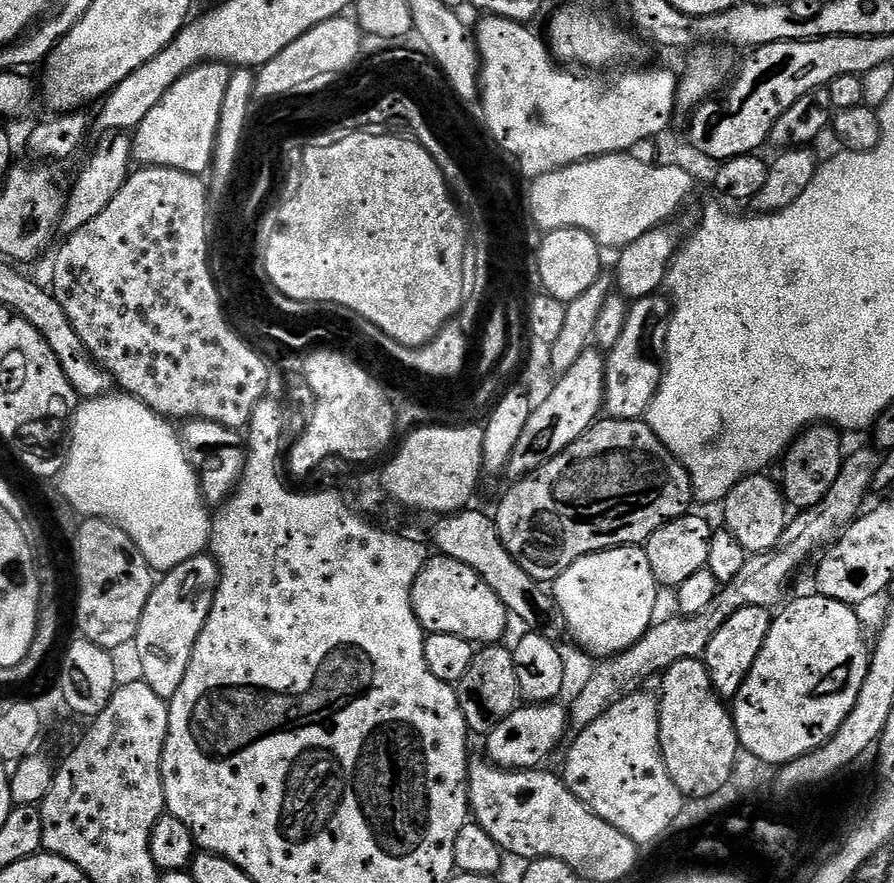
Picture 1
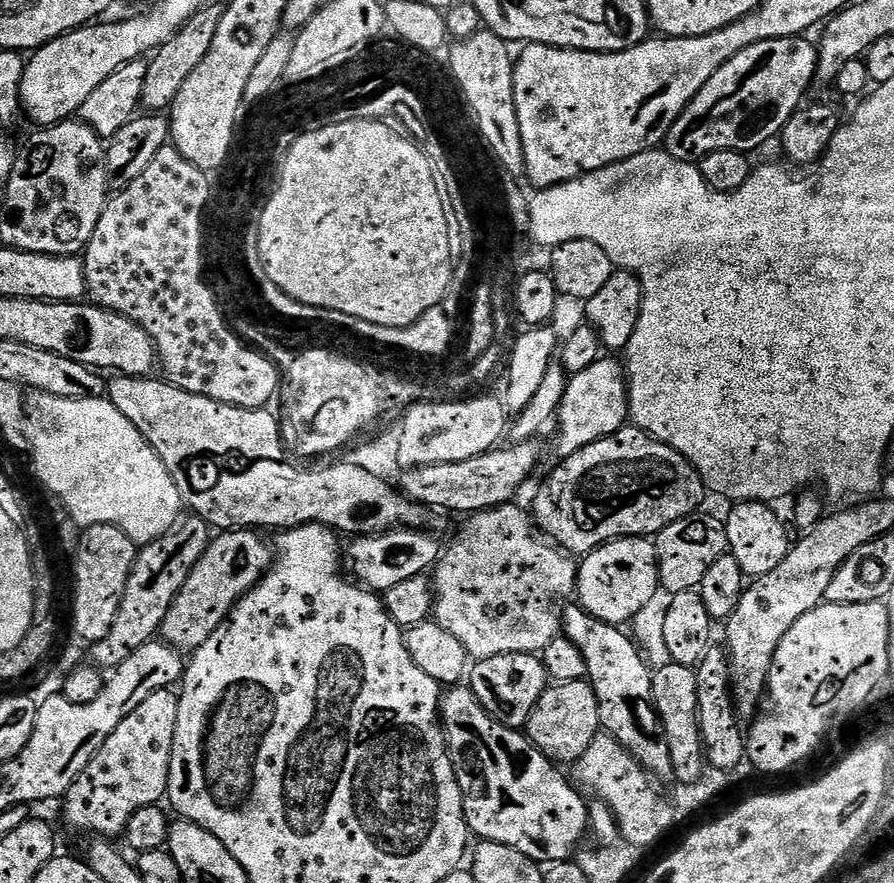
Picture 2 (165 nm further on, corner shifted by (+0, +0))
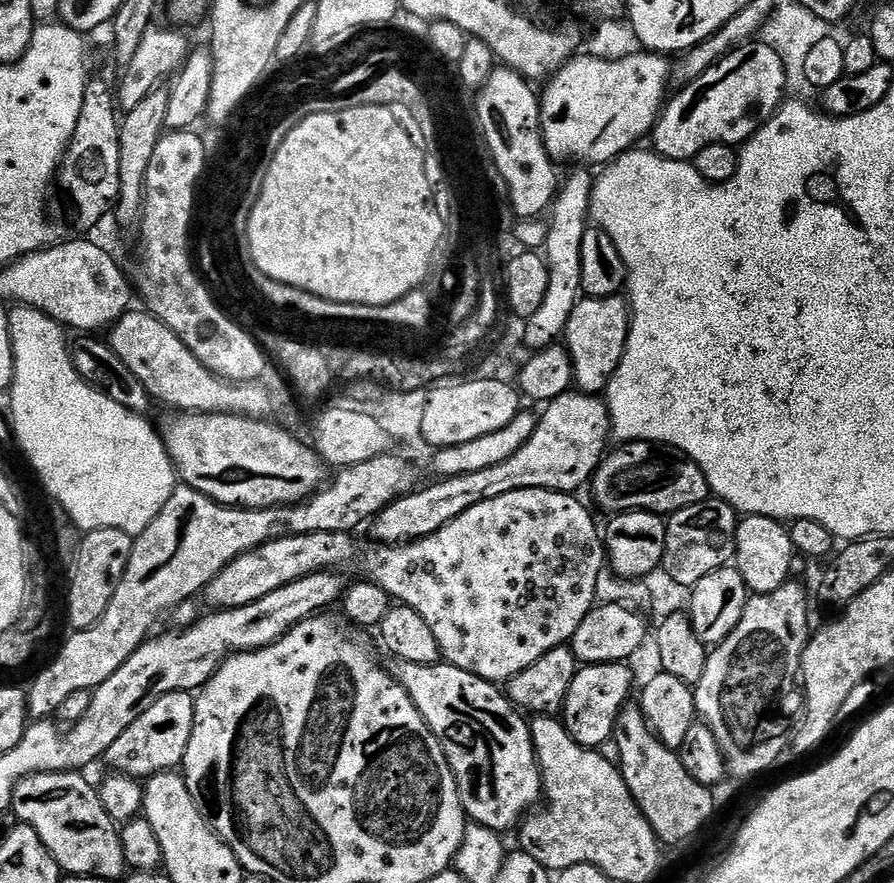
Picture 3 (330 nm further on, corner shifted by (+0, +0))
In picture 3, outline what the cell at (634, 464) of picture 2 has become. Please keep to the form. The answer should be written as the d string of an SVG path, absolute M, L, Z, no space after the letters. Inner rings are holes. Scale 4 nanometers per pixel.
M644 440L624 442L616 447L600 461L590 481L597 509L600 507L607 514L655 512L658 516L667 517L686 506L709 499L706 474L702 474L700 467L688 457L667 446L648 444Z

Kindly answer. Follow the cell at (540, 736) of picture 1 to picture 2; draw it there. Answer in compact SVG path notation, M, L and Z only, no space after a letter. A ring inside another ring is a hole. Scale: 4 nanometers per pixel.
M587 679L569 684L553 683L548 687L542 698L538 698L538 706L534 706L526 729L526 735L535 748L560 766L575 765L601 732L598 698Z

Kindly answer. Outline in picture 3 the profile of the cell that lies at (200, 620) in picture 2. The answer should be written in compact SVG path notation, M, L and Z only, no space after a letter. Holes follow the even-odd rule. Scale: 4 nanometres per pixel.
M541 488L514 490L510 494L501 494L499 498L490 498L490 502L478 502L478 506L470 506L470 510L466 510L466 514L458 514L458 518L454 518L454 522L446 522L446 526L442 526L442 530L438 530L426 538L411 540L409 544L397 544L395 546L372 542L372 545L365 552L360 552L359 546L356 545L355 539L357 537L346 532L315 532L314 534L287 536L281 540L271 540L254 550L242 553L238 558L234 558L234 562L226 565L208 583L202 596L203 599L208 599L209 605L207 607L212 610L246 606L250 602L258 602L258 598L266 598L266 594L270 594L273 590L278 590L298 578L306 578L315 572L340 570L343 569L343 564L352 564L357 560L360 563L361 570L364 571L361 573L378 586L382 586L382 590L386 590L393 601L399 602L403 607L414 610L418 614L422 614L422 618L426 618L426 626L430 626L434 639L438 642L440 655L447 663L458 666L483 680L506 682L514 674L526 670L526 666L534 666L534 662L538 662L538 658L542 658L542 654L567 645L573 634L578 630L578 626L582 626L582 618L586 618L586 614L590 614L597 603L597 580L600 573L605 569L606 553L601 529L598 524L596 528L596 520L592 517L593 509L591 507L588 509L579 500L580 498L579 495L570 492L555 492L554 490L542 490Z

